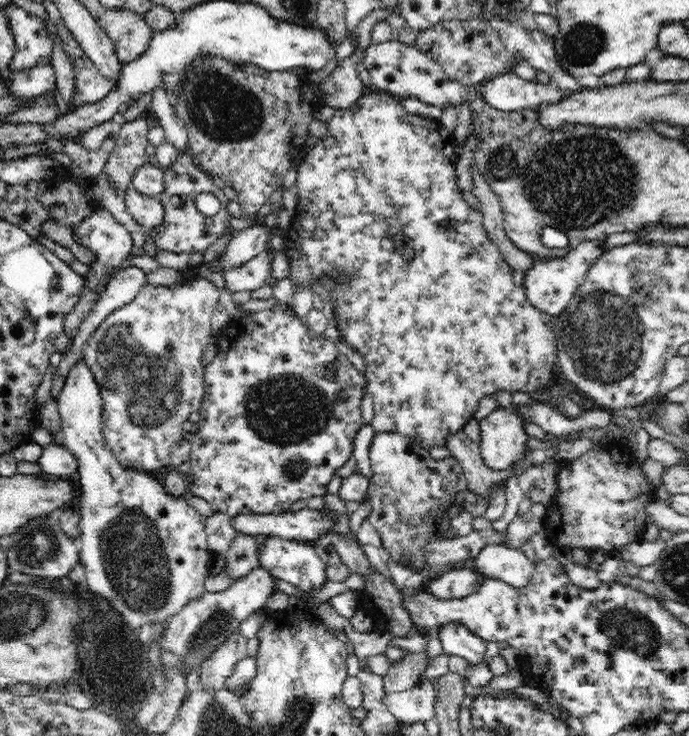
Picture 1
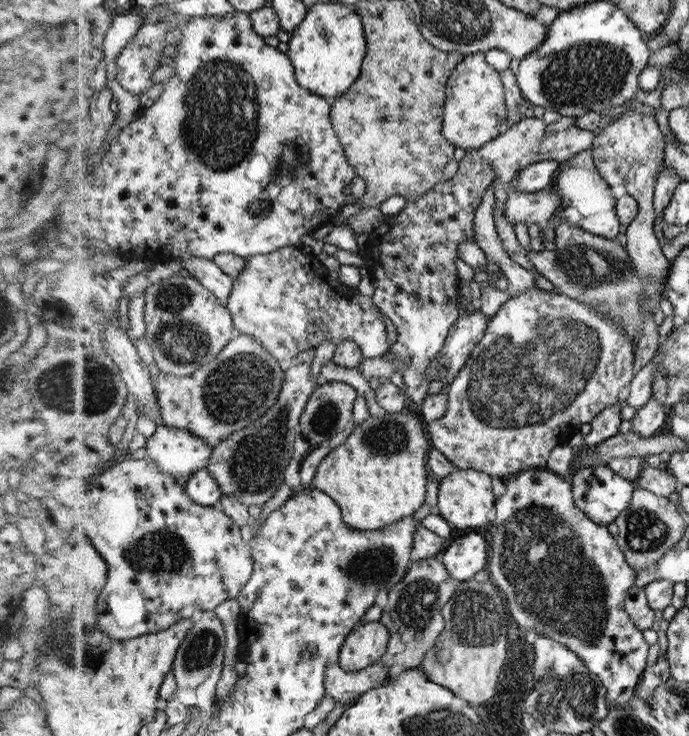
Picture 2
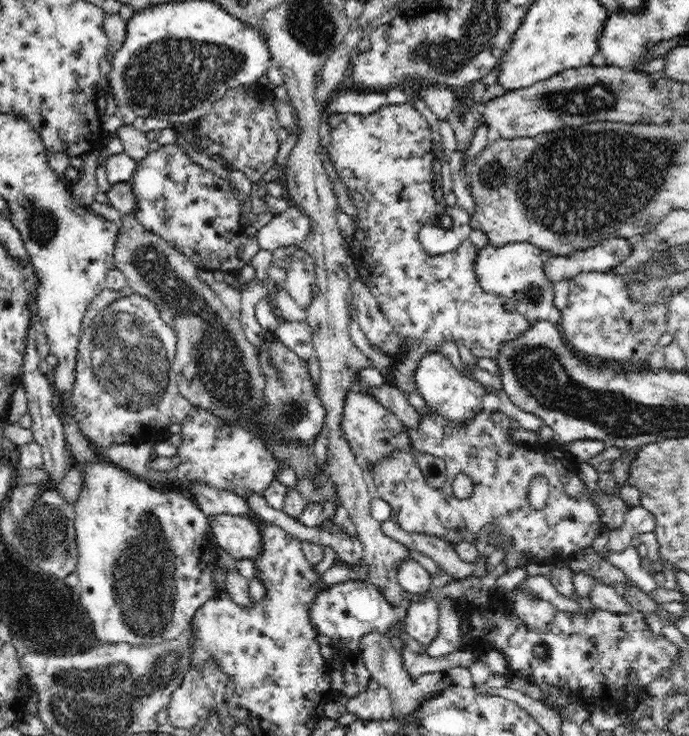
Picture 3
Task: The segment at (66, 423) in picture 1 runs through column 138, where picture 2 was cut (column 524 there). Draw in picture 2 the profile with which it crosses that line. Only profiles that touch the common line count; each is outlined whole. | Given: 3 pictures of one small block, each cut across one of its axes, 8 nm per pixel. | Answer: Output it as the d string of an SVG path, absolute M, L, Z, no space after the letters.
M545 467L520 471L505 480L505 493L497 502L496 519L492 522L498 534L490 536L489 567L494 584L506 593L510 613L523 630L538 630L565 644L595 673L606 687L605 698L611 705L629 707L633 692L646 670L648 644L633 624L625 609L625 600L634 587L636 571L625 559L617 539L607 526L592 522L575 505L571 483Z

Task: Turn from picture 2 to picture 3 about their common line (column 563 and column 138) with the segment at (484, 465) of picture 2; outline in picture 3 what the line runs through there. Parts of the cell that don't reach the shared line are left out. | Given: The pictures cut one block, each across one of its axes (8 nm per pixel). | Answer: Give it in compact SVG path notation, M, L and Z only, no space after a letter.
M136 293L117 299L105 308L100 308L89 327L88 331L80 335L78 356L76 356L74 417L79 423L82 435L86 435L94 445L97 444L97 446L103 447L105 450L116 444L145 445L150 442L154 445L158 441L164 440L165 437L169 436L169 426L171 424L181 424L182 420L188 416L188 413L193 412L194 407L190 401L182 396L178 389L178 383L173 379L172 363L176 358L176 331L166 324L160 309L156 307L154 301L150 302L148 297L140 296Z

